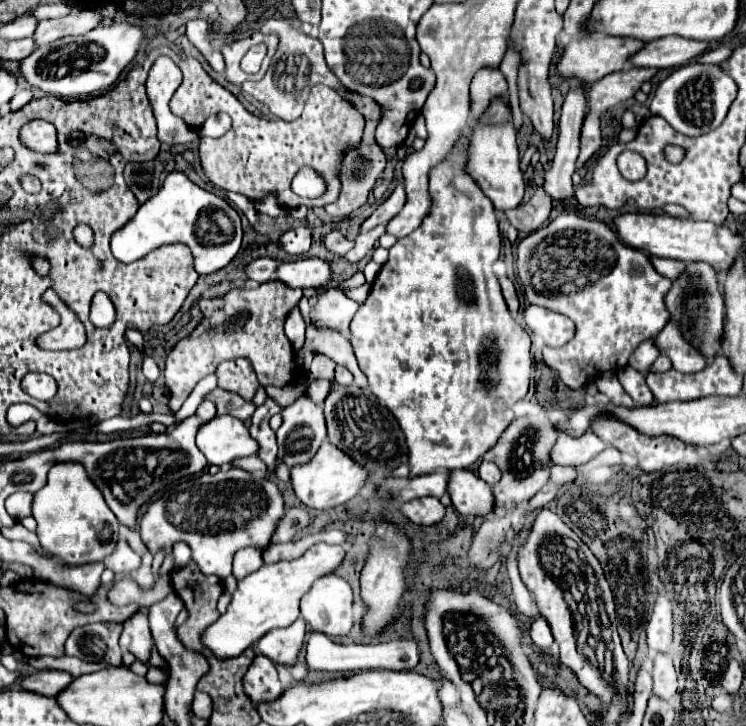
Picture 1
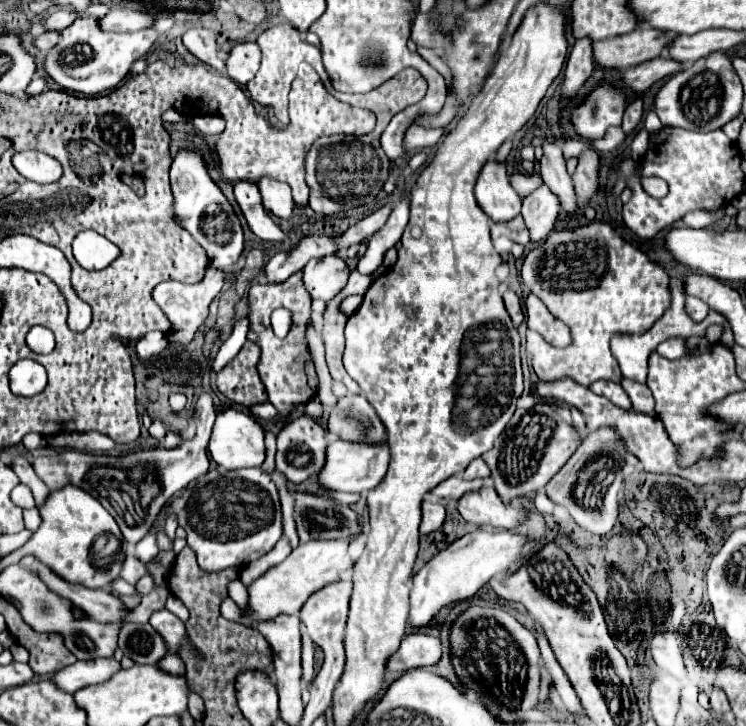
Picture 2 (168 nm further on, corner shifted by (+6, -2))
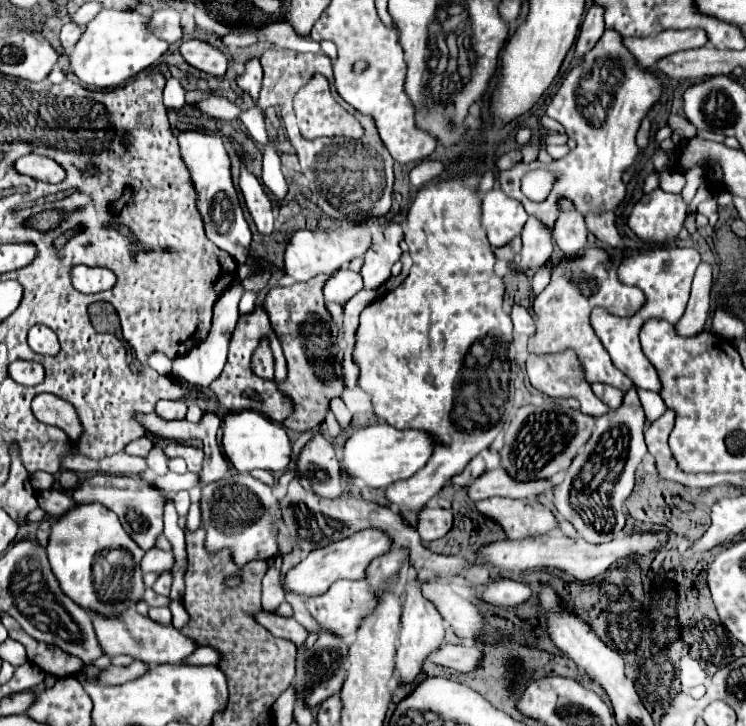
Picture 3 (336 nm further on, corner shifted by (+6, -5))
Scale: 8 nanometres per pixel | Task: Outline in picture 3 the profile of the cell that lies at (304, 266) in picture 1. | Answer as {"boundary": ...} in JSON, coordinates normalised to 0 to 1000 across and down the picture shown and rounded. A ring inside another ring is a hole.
{"boundary":[[[453,371],[445,376],[442,387],[434,395],[434,409],[437,415],[456,417],[461,420],[469,415],[480,401],[485,398],[485,379],[475,376],[469,371]]]}

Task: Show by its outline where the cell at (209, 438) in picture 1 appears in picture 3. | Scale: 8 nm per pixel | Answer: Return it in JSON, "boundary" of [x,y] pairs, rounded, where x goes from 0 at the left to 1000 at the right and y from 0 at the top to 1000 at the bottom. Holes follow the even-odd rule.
{"boundary":[[[322,566],[316,572],[303,572],[298,594],[300,594],[298,618],[314,646],[319,646],[319,649],[357,646],[365,652],[375,652],[389,640],[391,607],[383,596],[383,588],[378,583],[367,583],[365,577],[354,574],[351,569]]]}

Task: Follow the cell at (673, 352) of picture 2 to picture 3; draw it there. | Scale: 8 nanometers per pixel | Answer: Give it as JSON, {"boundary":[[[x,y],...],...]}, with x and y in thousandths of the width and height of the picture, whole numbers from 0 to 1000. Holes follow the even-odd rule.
{"boundary":[[[944,360],[933,371],[922,426],[914,437],[917,442],[906,448],[914,464],[933,461],[944,453],[944,445],[949,439],[949,426],[952,426],[952,395],[954,395],[954,365]]]}

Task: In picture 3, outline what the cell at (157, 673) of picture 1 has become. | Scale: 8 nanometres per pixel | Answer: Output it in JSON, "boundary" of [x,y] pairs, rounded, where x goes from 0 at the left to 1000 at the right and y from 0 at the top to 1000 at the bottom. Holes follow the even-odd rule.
{"boundary":[[[271,891],[265,894],[265,899],[260,899],[260,905],[255,905],[255,910],[247,910],[247,913],[255,913],[255,916],[292,916],[298,908],[298,902],[284,894],[284,891]]]}

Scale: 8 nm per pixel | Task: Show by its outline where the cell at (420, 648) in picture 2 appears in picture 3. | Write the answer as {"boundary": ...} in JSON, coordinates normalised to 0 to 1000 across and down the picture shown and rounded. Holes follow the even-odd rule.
{"boundary":[[[592,888],[582,902],[579,910],[609,924],[630,927],[643,919],[649,899],[638,888]]]}

